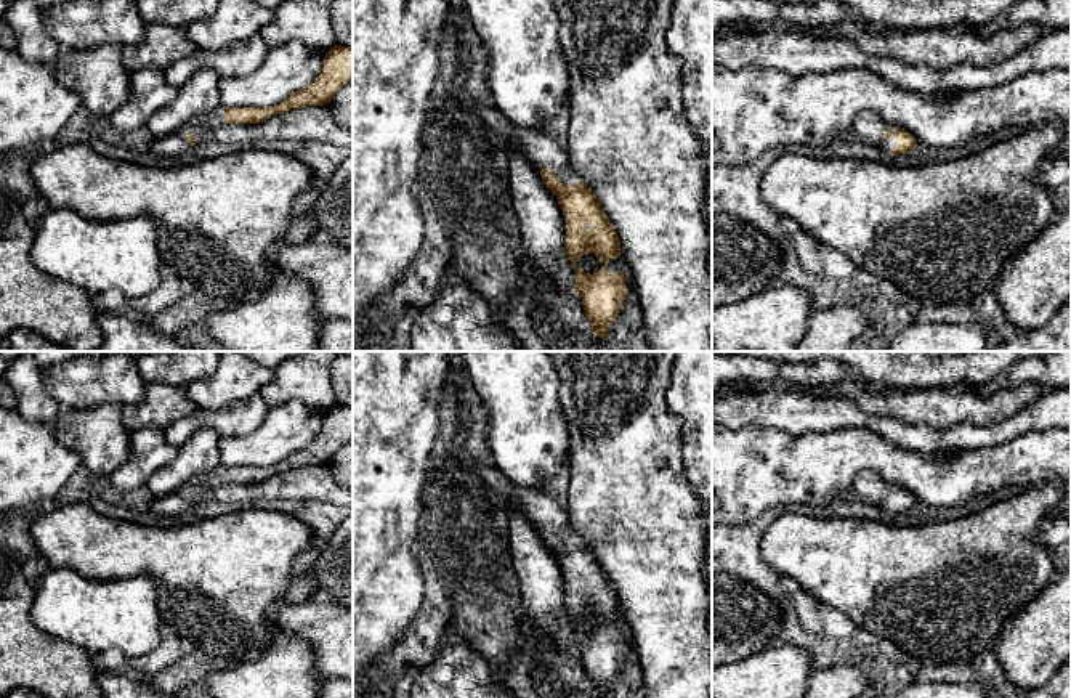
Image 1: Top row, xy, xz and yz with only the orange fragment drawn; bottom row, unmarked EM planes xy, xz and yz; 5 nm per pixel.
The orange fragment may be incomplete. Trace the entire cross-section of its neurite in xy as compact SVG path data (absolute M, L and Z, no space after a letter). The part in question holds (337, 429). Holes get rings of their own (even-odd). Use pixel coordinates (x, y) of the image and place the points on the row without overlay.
M335 404L325 412L319 435L313 443L269 467L226 467L218 465L212 473L188 480L176 493L156 497L151 512L175 517L202 501L205 481L213 475L220 483L260 483L276 473L306 465L329 464L333 454L353 440L353 406Z

